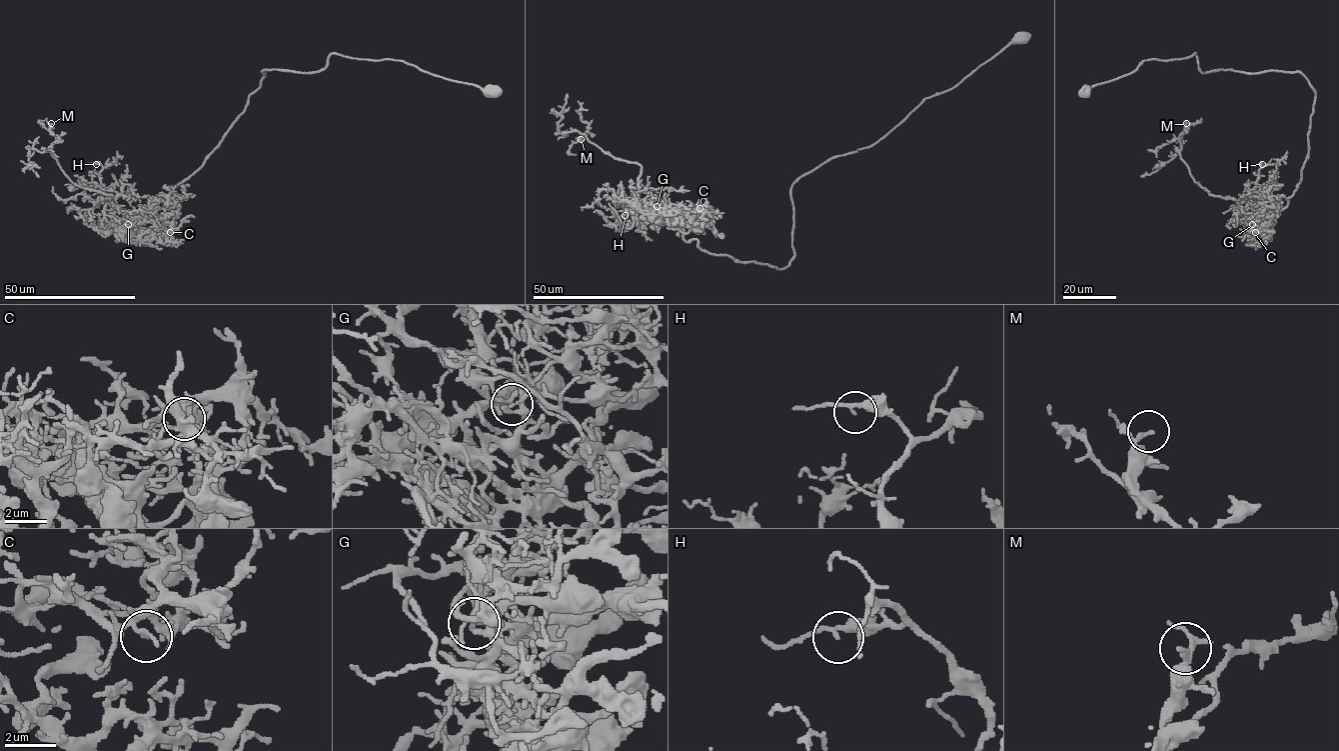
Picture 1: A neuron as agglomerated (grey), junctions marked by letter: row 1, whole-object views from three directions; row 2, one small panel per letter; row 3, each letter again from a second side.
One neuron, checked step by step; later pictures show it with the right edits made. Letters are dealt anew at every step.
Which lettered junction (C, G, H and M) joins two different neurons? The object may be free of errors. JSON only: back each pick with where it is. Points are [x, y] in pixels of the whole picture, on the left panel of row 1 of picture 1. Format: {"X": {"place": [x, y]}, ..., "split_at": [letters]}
{"G": {"place": [128, 224]}, "split_at": ["G"]}

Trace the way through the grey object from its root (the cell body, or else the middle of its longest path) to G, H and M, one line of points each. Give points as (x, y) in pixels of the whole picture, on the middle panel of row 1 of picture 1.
G: (1021, 38), (874, 143), (801, 175), (791, 188), (794, 256), (783, 268), (709, 254), (657, 205)
H: (1021, 38), (874, 143), (801, 175), (783, 268), (709, 254), (647, 207), (625, 215)
M: (1021, 38), (874, 143), (801, 175), (783, 268), (686, 242), (669, 205), (640, 189), (639, 164), (581, 139)

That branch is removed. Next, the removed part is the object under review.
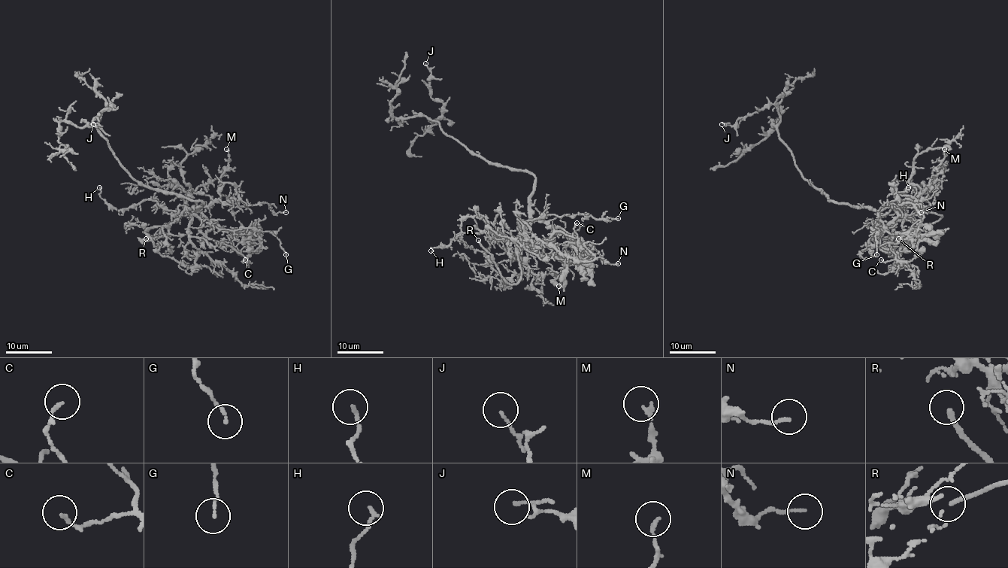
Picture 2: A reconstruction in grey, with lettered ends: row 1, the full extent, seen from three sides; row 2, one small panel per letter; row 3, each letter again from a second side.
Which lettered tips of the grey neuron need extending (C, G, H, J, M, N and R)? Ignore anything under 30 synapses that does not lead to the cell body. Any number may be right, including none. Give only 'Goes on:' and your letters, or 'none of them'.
Goes on: R

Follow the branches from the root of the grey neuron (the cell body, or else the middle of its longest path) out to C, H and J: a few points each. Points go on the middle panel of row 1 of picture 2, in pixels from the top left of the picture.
C: (524, 171), (535, 178), (531, 217), (520, 239), (524, 242), (541, 246), (556, 232), (576, 238), (576, 223)
H: (524, 171), (535, 178), (535, 188), (531, 217), (522, 235), (496, 240), (486, 253), (458, 240), (431, 250)
J: (524, 171), (485, 161), (428, 119), (436, 121), (441, 115), (443, 104), (431, 97), (431, 69), (425, 63)

